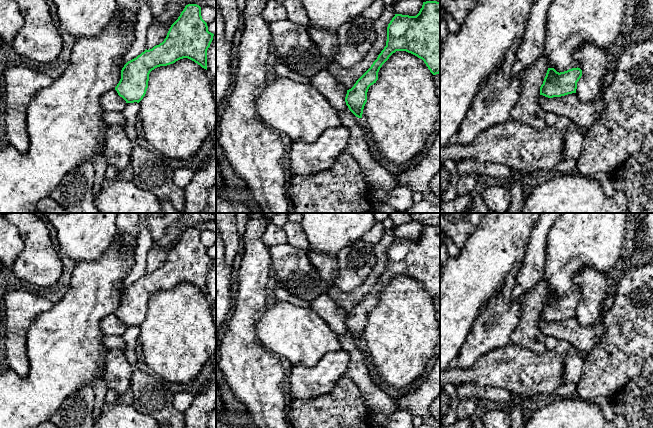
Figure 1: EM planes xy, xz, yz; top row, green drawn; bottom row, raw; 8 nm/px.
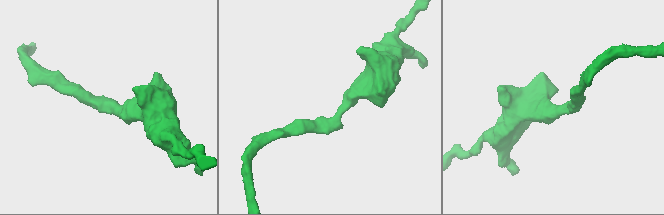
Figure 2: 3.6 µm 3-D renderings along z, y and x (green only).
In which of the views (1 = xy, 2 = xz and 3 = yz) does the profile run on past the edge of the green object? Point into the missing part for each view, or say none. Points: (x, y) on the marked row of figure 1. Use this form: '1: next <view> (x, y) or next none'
1: next none
2: next none
3: next none

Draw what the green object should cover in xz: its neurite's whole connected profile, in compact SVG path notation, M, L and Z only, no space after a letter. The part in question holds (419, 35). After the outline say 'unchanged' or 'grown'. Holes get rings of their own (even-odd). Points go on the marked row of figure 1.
M423 2L416 16L395 14L387 27L386 46L371 67L347 90L349 110L362 118L367 92L378 80L382 65L396 51L406 51L422 59L433 75L440 73L440 2Z | unchanged

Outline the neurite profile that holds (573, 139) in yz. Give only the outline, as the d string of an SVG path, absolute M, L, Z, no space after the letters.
M574 122L566 128L564 133L563 160L576 160L581 156L584 136L579 131L579 126Z

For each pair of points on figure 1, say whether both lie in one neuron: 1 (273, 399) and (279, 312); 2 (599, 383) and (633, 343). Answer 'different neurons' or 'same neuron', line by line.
1: different neurons
2: same neuron

